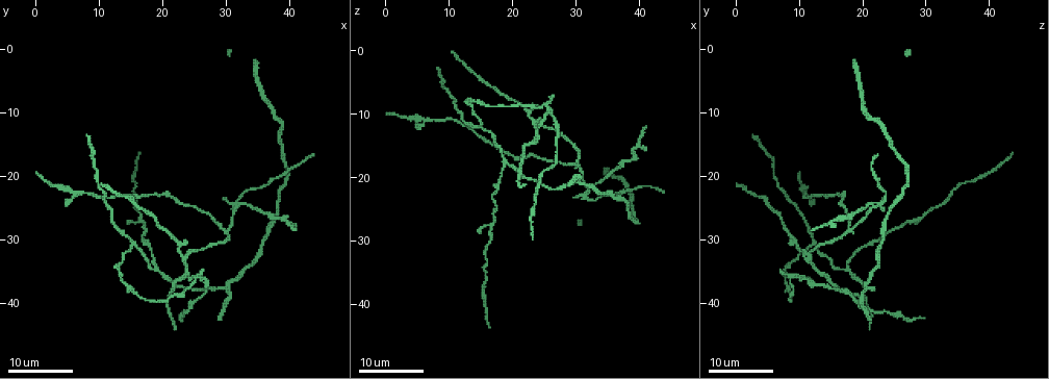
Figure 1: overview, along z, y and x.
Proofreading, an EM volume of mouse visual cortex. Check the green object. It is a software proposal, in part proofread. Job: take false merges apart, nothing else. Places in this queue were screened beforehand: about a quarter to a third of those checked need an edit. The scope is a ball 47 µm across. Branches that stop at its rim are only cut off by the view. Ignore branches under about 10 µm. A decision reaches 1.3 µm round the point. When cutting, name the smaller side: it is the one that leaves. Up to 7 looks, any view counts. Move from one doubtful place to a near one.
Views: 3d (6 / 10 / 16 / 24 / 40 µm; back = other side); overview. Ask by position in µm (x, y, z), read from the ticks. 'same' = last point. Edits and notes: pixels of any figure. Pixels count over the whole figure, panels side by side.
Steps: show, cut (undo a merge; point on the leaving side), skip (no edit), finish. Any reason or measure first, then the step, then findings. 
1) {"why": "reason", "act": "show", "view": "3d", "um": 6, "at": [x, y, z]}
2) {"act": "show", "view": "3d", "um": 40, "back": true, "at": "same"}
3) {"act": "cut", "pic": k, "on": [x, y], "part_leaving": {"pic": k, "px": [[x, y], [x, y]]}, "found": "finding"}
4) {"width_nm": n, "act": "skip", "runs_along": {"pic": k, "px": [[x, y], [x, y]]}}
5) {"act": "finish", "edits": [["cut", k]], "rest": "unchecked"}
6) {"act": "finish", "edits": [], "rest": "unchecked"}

{"act": "show", "view": "3d", "um": 16, "at": [15.5, 30.0, 12.5]}

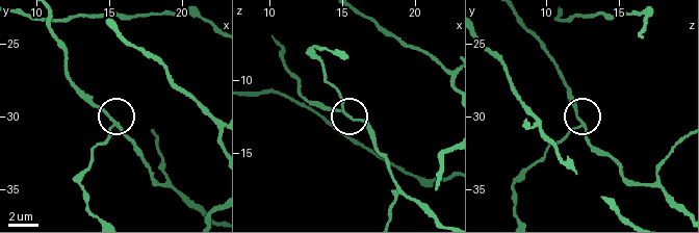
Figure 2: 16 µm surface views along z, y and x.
{"why": "closer look", "act": "show", "view": "3d", "um": 6, "at": [15.2, 30.2, 12.2]}

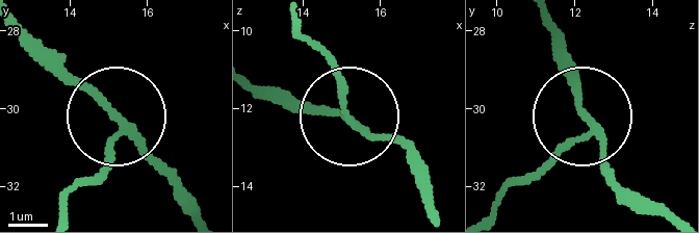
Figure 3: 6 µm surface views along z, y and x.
{"side_arm_um": 23, "act": "cut", "pic": 3, "on": [110, 169], "part_leaving": {"pic": 3, "px": [[118, 131], [68, 211]]}, "found": "a second neuron is stuck on"}

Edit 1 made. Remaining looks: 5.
{"why": "looks like a crossing", "act": "show", "view": "3d", "um": 24, "at": [23.0, 33.5, 11.0]}

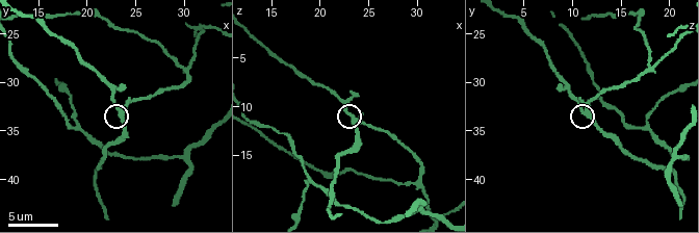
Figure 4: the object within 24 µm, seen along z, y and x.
{"act": "show", "view": "3d", "um": 6, "at": [23.6, 32.8, 11.2]}

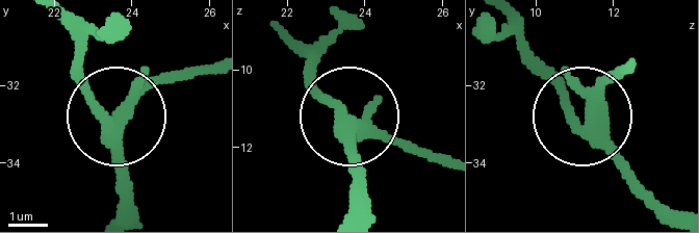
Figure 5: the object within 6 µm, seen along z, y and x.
{"act": "skip", "runs_along": {"pic": 5, "px": [[669, 215], [523, 44]]}, "found": "all the same neuron"}

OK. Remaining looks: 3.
{"why": "three arms meet", "act": "show", "view": "3d", "um": 10, "at": [19.0, 34.4, 17.8]}

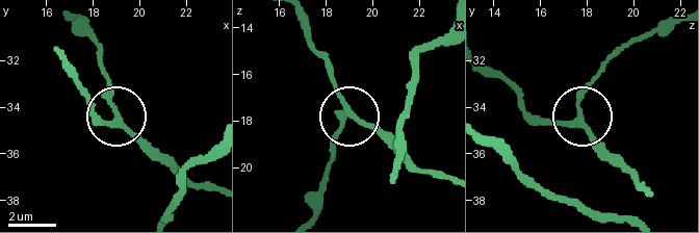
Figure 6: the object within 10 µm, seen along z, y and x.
{"arms": 3, "act": "skip", "runs_along": {"pic": 6, "px": [[62, 57], [94, 110], [108, 123], [115, 110], [100, 53]]}, "found": "one neuron here"}

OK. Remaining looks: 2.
{"why": "three-way junction", "act": "show", "view": "3d", "um": 10, "at": [29.8, 28.4, 17.8]}

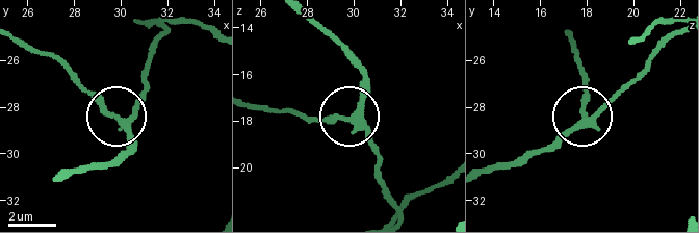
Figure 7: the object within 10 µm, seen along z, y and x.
{"why": "other side", "act": "show", "view": "3d", "um": 10, "back": true, "at": [29.9, 28.4, 18.0]}

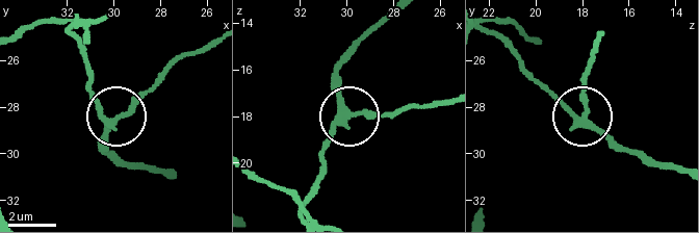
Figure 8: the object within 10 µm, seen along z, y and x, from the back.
{"side_arm_um": 24, "act": "skip", "runs_along": {"pic": 8, "px": [[381, 22], [341, 70], [339, 99], [346, 115], [321, 163]]}, "found": "one neuron here"}

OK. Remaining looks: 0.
{"act": "finish", "edits": [["cut", 3]], "rest": "unchecked"}

